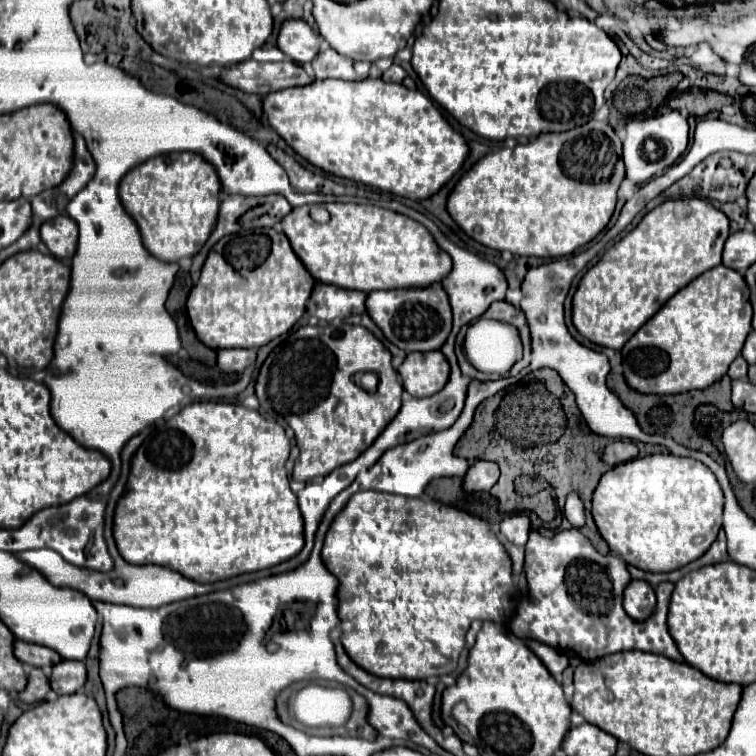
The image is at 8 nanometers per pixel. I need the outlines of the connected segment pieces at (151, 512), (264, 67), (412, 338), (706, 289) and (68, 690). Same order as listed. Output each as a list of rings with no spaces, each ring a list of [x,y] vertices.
[[[193,402],[185,406],[181,412],[177,412],[173,418],[161,420],[155,430],[149,434],[149,438],[143,442],[143,446],[135,452],[131,460],[131,474],[127,480],[127,488],[117,504],[115,510],[115,528],[113,536],[119,546],[119,552],[125,560],[131,564],[157,564],[165,568],[173,568],[181,572],[183,576],[189,576],[191,580],[197,582],[219,582],[223,578],[231,578],[243,572],[255,572],[263,568],[277,566],[279,562],[285,562],[301,552],[305,546],[305,536],[303,536],[303,516],[297,506],[297,496],[289,488],[289,474],[285,470],[285,462],[289,460],[289,438],[285,430],[275,422],[263,418],[257,410],[249,410],[239,404],[223,404],[223,402]]]
[[[251,58],[223,70],[219,78],[233,88],[259,96],[313,82],[313,78],[289,58],[283,62],[257,62]]]
[[[441,284],[429,288],[393,292],[369,292],[369,316],[383,330],[385,338],[405,352],[429,352],[441,350],[451,332],[451,306]]]
[[[727,266],[711,268],[701,274],[693,284],[687,284],[653,316],[649,322],[641,326],[639,332],[623,346],[623,368],[627,384],[645,394],[679,394],[687,390],[707,388],[717,382],[729,368],[729,364],[741,354],[747,334],[751,332],[753,308],[749,302],[749,286],[745,278]]]
[[[63,660],[61,664],[53,666],[51,672],[51,688],[57,694],[75,694],[87,682],[87,668],[83,662],[77,660]]]

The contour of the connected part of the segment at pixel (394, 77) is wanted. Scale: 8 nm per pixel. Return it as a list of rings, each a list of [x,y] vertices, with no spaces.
[[[393,64],[389,70],[383,72],[383,80],[385,82],[403,82],[405,76],[407,76],[407,72],[399,64]]]

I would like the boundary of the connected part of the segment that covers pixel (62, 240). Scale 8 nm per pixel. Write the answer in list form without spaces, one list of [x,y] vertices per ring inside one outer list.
[[[67,214],[47,220],[39,232],[41,232],[41,240],[47,244],[49,252],[55,258],[63,260],[63,258],[71,258],[75,254],[79,228]]]

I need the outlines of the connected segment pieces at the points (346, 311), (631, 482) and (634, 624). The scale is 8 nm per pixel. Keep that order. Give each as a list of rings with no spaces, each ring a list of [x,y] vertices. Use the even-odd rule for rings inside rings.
[[[317,282],[307,302],[307,312],[311,316],[325,318],[326,323],[331,323],[336,318],[345,319],[353,314],[367,312],[365,300],[365,292],[349,292],[335,284]]]
[[[653,454],[603,474],[593,494],[593,518],[611,550],[627,564],[649,572],[669,572],[697,560],[713,544],[721,530],[723,504],[723,490],[703,462]]]
[[[563,530],[553,538],[531,532],[525,544],[525,576],[529,598],[519,598],[517,612],[509,620],[509,630],[519,638],[541,640],[553,648],[571,650],[585,662],[621,650],[657,652],[677,662],[685,662],[667,628],[667,608],[673,582],[657,586],[657,606],[647,620],[633,620],[621,604],[621,578],[625,578],[625,562],[615,556],[601,556],[589,538],[579,530]]]

